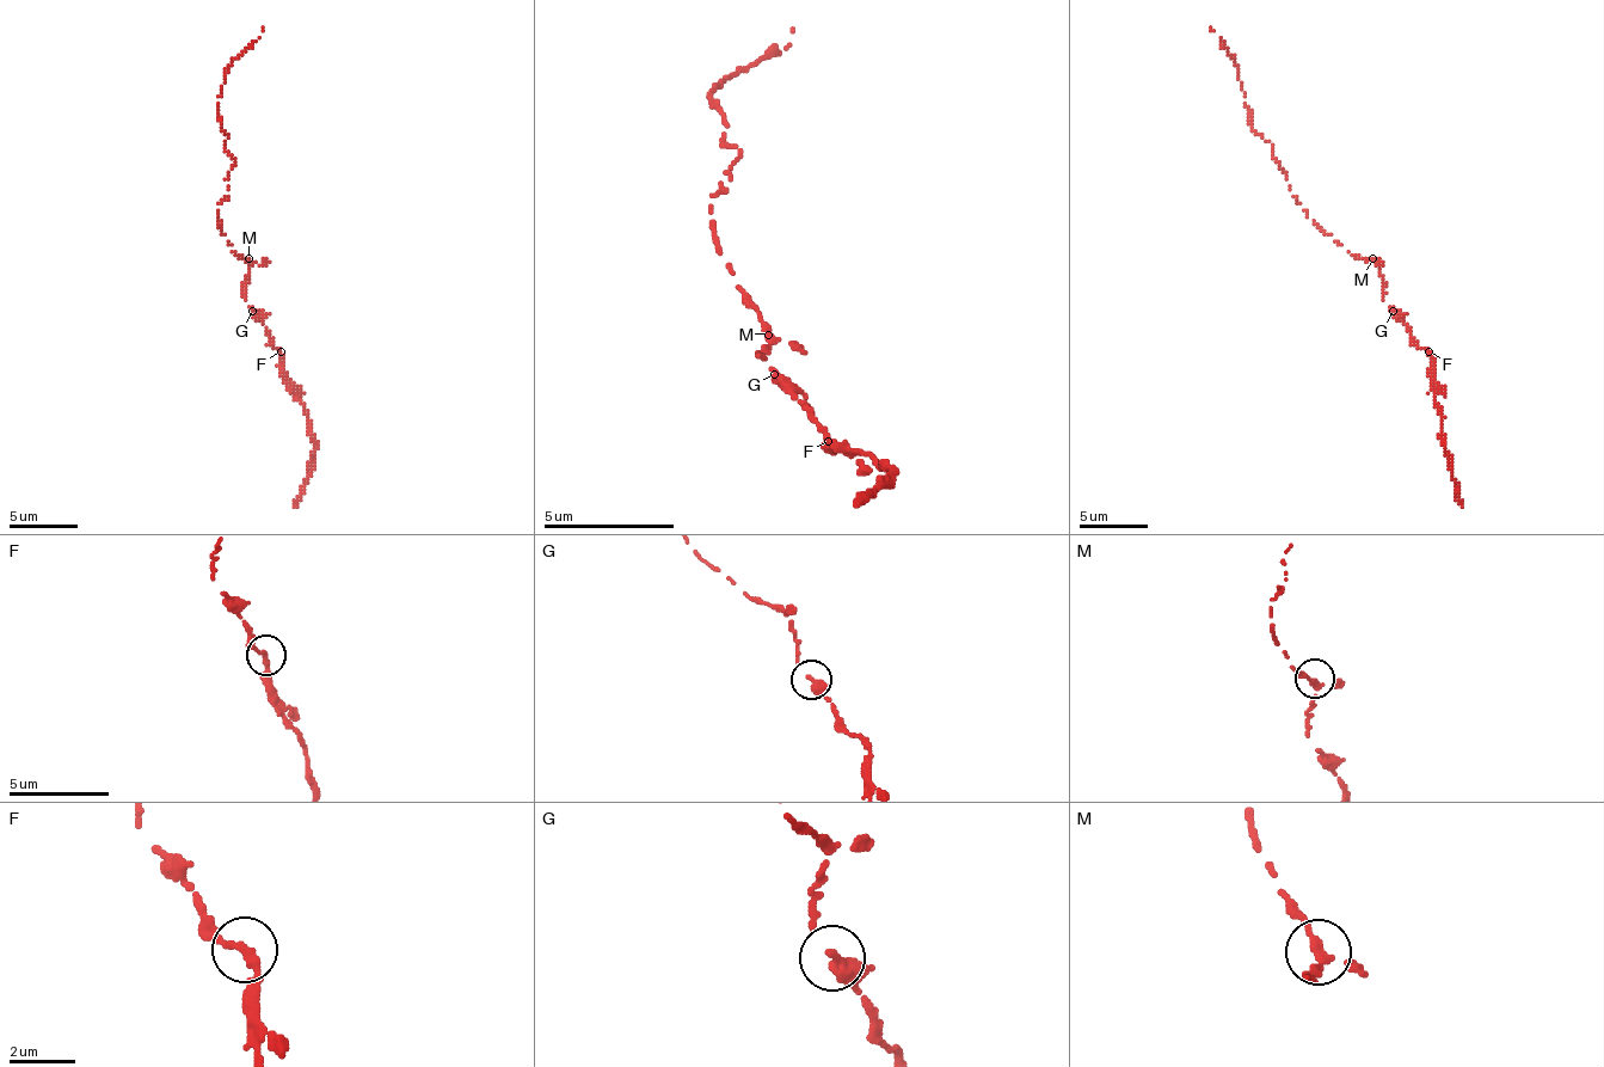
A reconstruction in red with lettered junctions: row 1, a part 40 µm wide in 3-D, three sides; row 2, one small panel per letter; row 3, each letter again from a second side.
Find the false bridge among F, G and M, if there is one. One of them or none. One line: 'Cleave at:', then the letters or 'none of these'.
Cleave at: none of these

